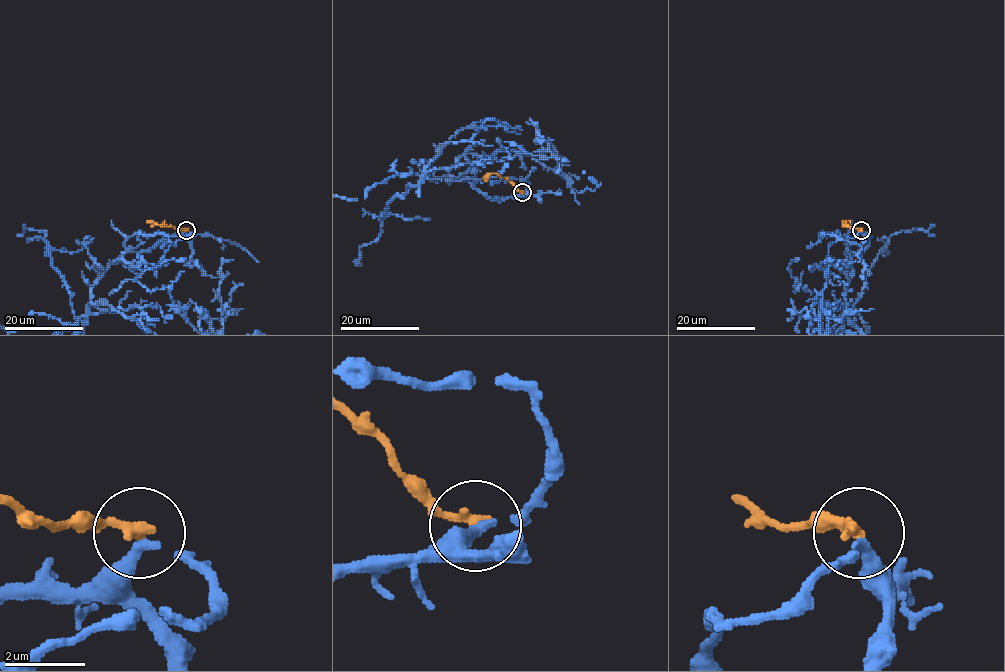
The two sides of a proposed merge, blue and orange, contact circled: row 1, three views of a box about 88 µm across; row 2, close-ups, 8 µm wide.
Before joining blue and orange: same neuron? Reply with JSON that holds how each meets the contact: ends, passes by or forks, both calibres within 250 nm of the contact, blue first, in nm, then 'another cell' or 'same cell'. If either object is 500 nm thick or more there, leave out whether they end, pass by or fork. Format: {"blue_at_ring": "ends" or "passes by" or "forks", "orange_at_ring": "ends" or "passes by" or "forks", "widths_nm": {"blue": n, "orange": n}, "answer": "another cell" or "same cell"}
{"blue_at_ring": "passes by", "orange_at_ring": "ends", "widths_nm": {"blue": 240, "orange": 280}, "answer": "same cell"}

